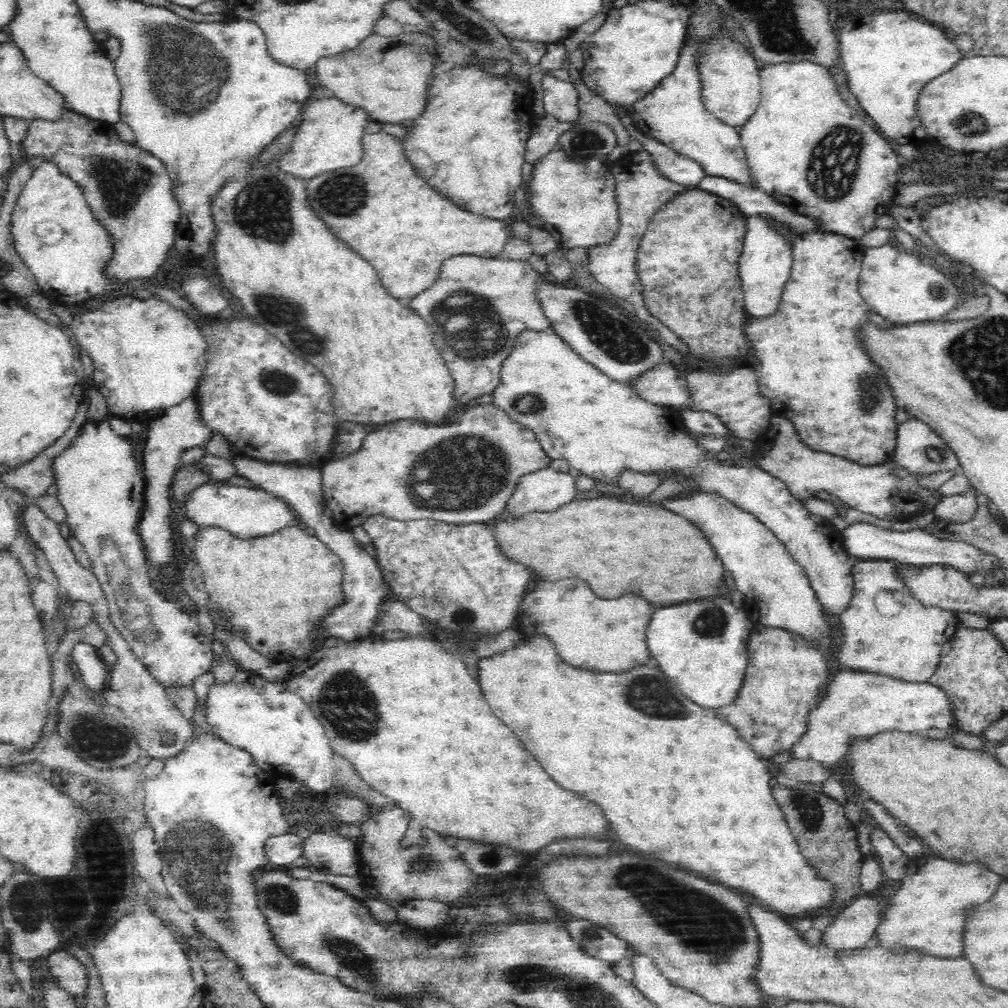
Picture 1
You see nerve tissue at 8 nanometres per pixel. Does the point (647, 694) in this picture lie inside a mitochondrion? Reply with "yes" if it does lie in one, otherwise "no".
yes

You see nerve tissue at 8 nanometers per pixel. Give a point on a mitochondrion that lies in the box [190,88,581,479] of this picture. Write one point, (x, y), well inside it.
(472, 326)

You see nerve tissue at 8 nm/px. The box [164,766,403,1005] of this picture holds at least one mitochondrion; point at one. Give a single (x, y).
(349, 955)

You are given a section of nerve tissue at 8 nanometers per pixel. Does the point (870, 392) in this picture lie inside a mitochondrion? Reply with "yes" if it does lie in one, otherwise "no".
yes

